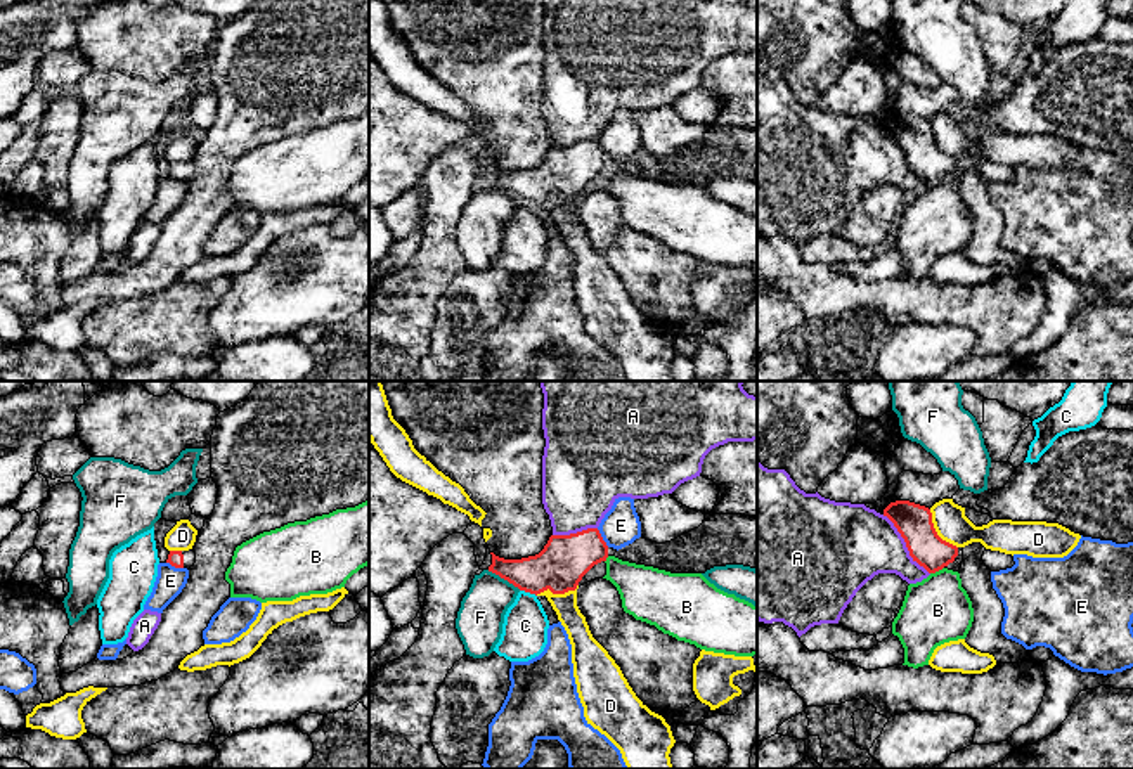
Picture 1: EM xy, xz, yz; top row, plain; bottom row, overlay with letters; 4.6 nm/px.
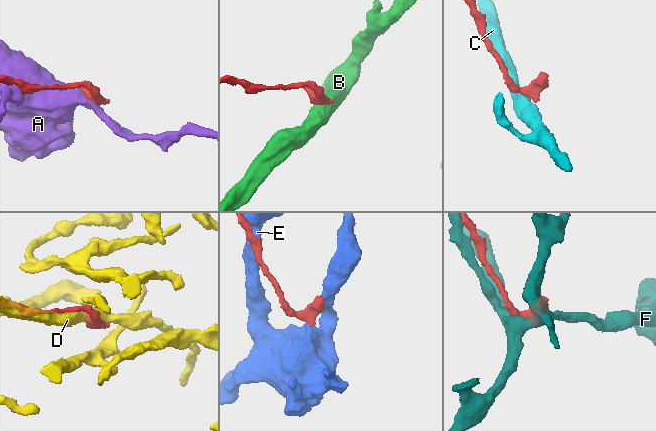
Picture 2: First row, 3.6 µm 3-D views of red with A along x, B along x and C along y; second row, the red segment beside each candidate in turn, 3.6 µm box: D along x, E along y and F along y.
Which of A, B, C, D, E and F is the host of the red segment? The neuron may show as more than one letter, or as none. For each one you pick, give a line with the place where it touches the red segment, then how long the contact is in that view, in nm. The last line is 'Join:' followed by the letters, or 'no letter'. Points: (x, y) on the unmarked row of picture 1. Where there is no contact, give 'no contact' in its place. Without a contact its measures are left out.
Join: no letter

